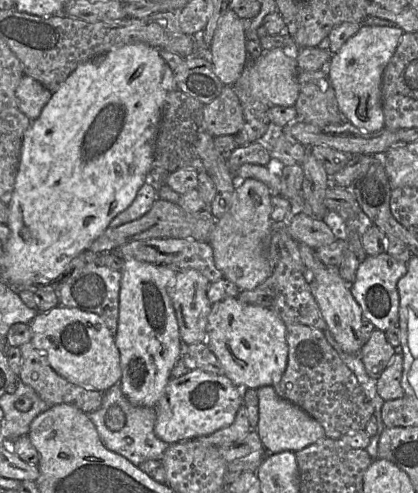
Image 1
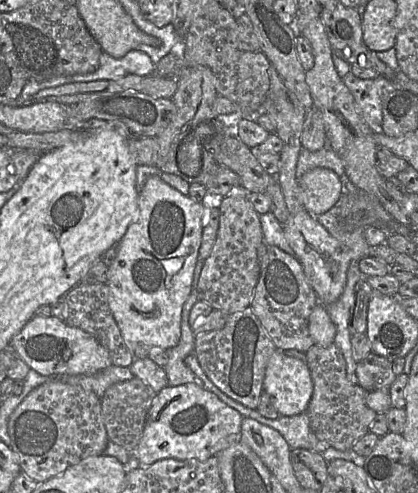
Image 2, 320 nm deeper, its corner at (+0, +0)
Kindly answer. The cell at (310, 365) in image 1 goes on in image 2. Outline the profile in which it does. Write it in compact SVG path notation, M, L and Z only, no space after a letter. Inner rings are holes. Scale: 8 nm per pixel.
M335 343L324 347L314 344L307 352L306 364L313 380L313 393L306 414L310 428L319 440L339 451L346 451L365 434L377 413L366 404L367 391L347 378L345 358Z

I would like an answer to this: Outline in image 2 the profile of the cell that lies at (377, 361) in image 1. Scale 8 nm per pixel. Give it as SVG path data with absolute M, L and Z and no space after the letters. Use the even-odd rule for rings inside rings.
M371 352L357 362L358 384L367 392L390 388L397 375L393 371L393 361Z

